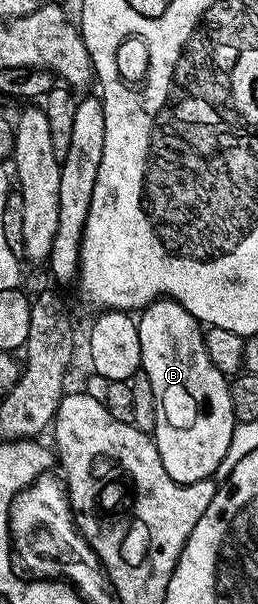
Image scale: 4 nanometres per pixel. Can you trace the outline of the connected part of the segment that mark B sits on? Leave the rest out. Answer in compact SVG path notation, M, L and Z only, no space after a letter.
M158 299L151 304L146 305L140 310L139 316L136 318L137 330L139 331L139 351L141 352L141 369L147 375L147 379L151 379L151 391L157 400L157 422L151 434L157 443L159 451L159 459L163 459L163 467L167 471L167 475L171 475L171 479L175 479L175 483L180 485L190 485L191 483L199 483L200 481L210 480L214 476L213 472L219 470L225 464L225 456L227 455L227 447L231 447L231 435L233 434L233 412L231 411L231 395L229 394L229 381L221 372L219 367L215 367L215 363L211 363L211 355L207 355L207 347L205 346L205 334L201 322L195 320L191 315L191 311L184 309L178 301L170 301L168 299Z

